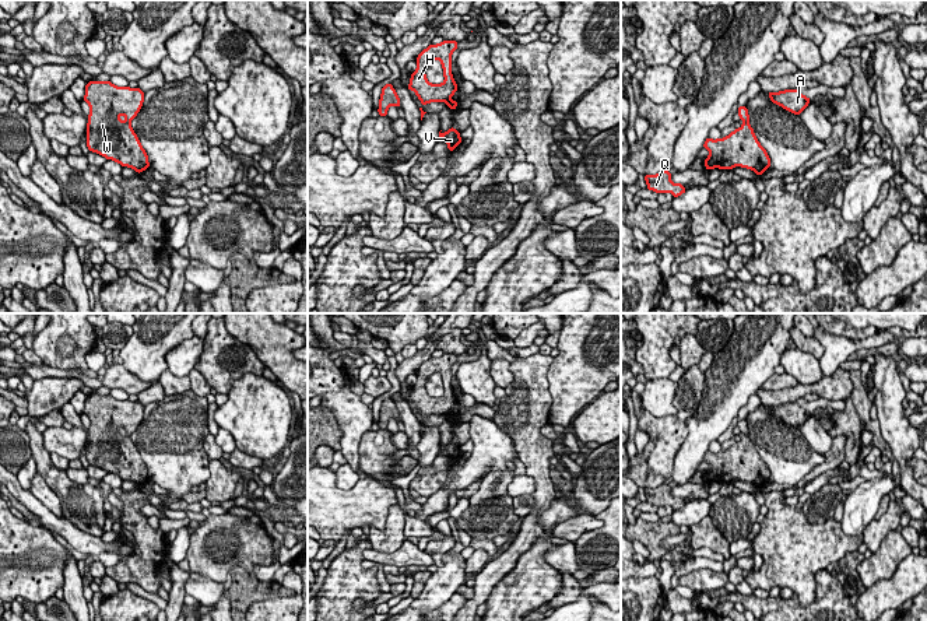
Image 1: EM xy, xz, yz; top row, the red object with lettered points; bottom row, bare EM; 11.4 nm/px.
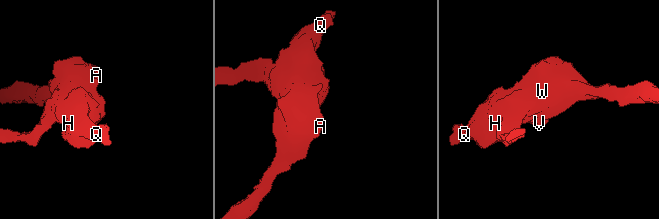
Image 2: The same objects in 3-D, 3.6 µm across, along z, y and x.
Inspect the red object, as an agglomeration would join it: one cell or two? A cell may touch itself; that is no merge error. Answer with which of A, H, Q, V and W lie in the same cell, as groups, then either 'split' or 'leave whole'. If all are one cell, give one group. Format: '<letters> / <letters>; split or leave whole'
A H Q V W; leave whole

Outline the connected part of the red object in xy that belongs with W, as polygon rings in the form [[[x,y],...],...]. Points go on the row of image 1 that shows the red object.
[[[94,80],[85,85],[84,101],[91,108],[88,150],[137,173],[150,168],[148,155],[130,126],[143,106],[144,92],[138,87],[116,87],[110,81]]]

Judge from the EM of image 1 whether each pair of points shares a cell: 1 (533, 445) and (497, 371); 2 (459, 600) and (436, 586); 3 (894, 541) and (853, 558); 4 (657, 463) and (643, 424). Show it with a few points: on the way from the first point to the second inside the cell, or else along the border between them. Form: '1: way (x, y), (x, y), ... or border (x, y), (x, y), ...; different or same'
1: border (511, 362), (513, 379), (504, 388); different
2: border (456, 592), (438, 606); different
3: border (864, 557), (857, 567), (861, 585); different
4: way (660, 453), (660, 438), (653, 431); same

